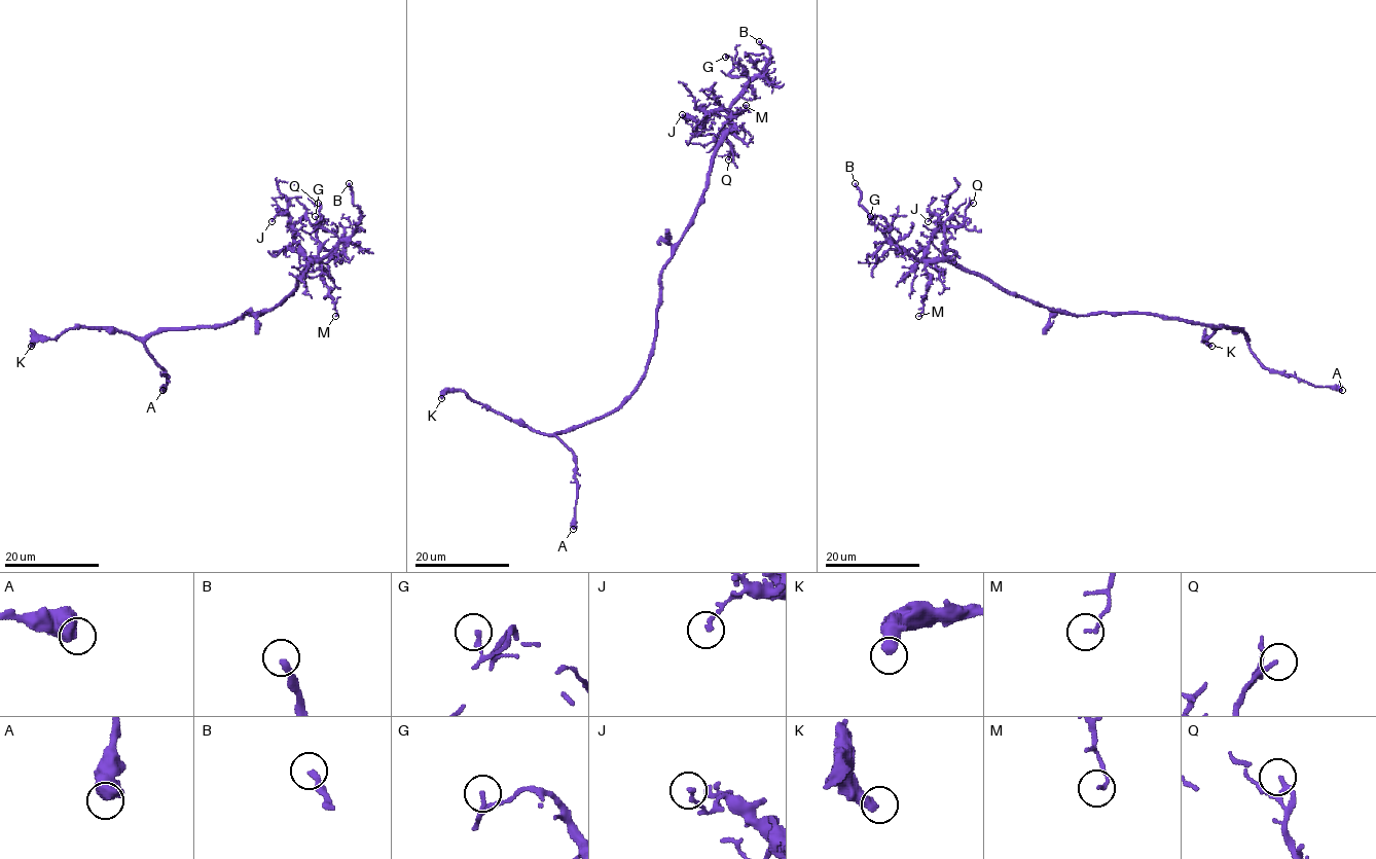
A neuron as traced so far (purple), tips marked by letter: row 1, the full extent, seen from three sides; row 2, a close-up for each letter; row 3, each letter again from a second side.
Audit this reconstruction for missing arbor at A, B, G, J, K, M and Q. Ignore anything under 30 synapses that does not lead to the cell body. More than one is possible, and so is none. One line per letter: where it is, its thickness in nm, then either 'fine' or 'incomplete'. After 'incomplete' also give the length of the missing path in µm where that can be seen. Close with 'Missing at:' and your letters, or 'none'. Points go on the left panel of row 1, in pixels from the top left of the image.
A: (163, 390) | 750 nm | fine
B: (349, 183) | 240 nm | incomplete | 45 µm
G: (315, 216) | 160 nm | fine
J: (272, 221) | 170 nm | fine
K: (31, 346) | 440 nm | fine
M: (335, 316) | 120 nm | fine
Q: (318, 203) | 200 nm | fine
Missing at: B

